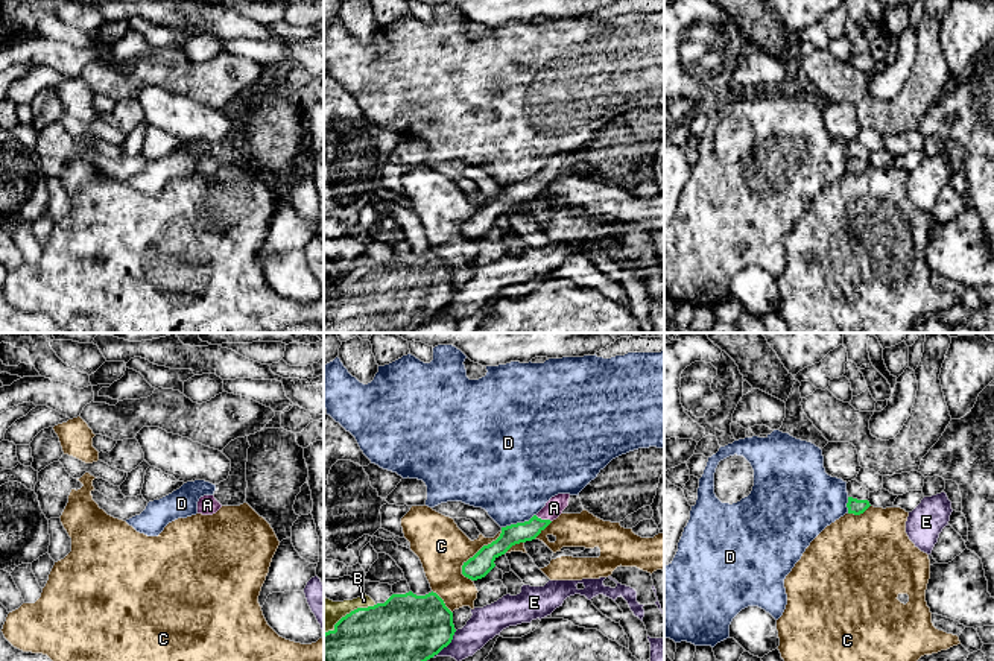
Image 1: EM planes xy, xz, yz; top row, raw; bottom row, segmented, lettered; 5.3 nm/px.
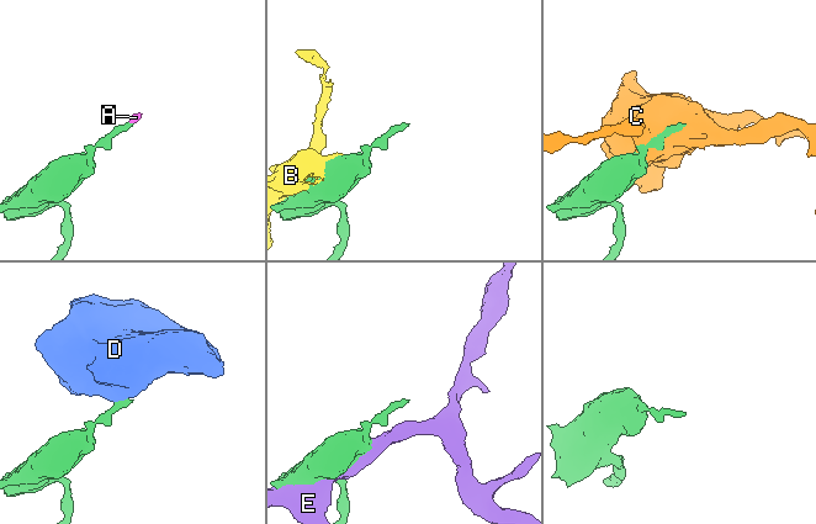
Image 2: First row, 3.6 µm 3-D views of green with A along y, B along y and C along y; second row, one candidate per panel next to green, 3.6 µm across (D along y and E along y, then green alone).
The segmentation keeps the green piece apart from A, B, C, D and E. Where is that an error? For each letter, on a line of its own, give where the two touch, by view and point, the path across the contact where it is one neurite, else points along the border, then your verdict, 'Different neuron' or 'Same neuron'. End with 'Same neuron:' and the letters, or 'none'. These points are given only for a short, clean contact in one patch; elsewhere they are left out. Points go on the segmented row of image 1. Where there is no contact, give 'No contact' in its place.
A: Touches green at xz (543, 520). Path across: xz (528, 531), (543, 520), (553, 508). Same neuron
B: Touches green at xz (350, 613). Different neuron
C: Touches green at xz (478, 552). Different neuron
D: Touches green at xz (519, 523). Boundary: xz (535, 514), (528, 520), (502, 528). Different neuron
E: Touches green at xz (446, 646). Different neuron
Same neuron: A

